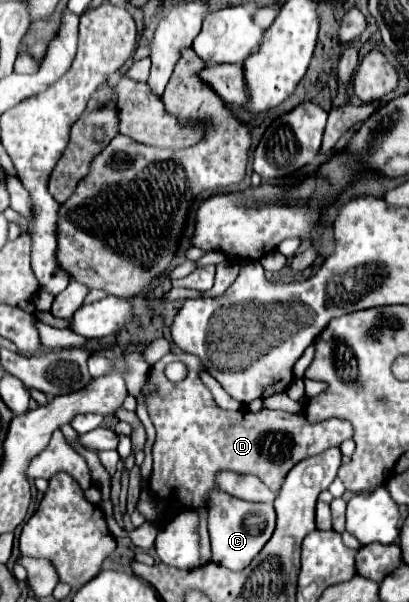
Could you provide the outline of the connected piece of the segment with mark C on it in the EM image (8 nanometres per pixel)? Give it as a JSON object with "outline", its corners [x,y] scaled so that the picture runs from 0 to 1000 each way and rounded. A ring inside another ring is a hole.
{"outline":[[[513,816],[509,829],[509,885],[518,899],[518,932],[567,949],[592,949],[636,919],[650,899],[665,892],[675,872],[675,852],[660,836],[611,836],[577,826],[557,826],[543,816]]]}

